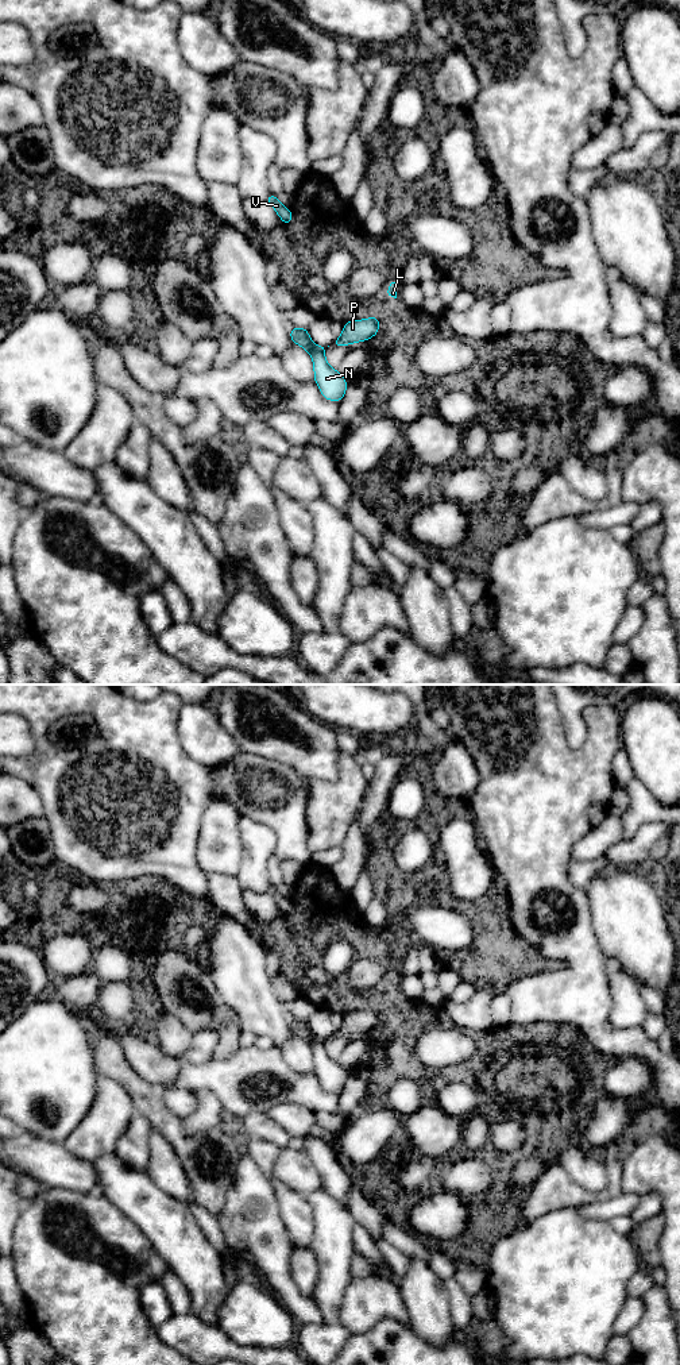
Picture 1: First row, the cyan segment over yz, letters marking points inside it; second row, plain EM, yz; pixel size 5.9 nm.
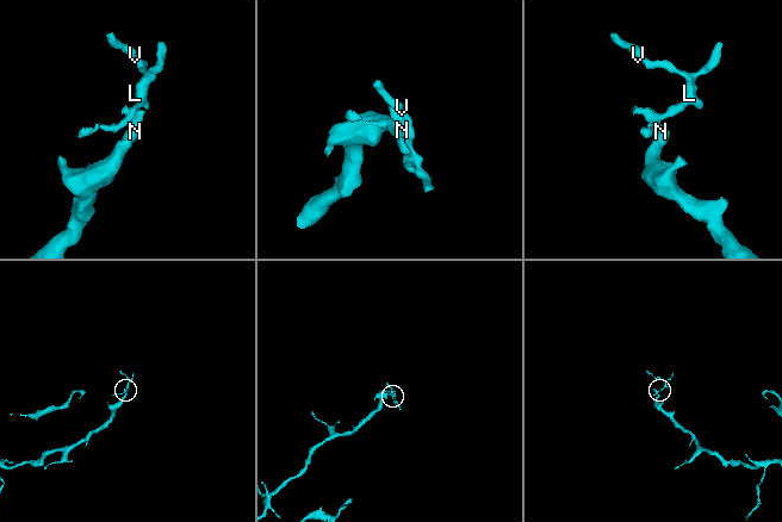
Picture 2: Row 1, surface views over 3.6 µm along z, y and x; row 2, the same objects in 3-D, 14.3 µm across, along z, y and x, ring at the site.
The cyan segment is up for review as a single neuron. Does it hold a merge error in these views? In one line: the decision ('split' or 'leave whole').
split

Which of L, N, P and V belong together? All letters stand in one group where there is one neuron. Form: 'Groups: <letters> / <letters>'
Groups: L P V / N

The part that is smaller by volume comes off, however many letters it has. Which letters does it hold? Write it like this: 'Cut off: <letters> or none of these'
Cut off: L, P, V

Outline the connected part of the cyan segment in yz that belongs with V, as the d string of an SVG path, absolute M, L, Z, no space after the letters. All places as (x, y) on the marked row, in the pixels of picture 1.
M273 193L268 194L266 203L275 209L283 224L287 225L293 220L291 211L287 209Z

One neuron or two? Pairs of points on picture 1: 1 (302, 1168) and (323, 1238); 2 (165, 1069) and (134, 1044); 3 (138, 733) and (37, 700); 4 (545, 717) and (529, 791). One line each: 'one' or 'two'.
1: two
2: one
3: one
4: one

